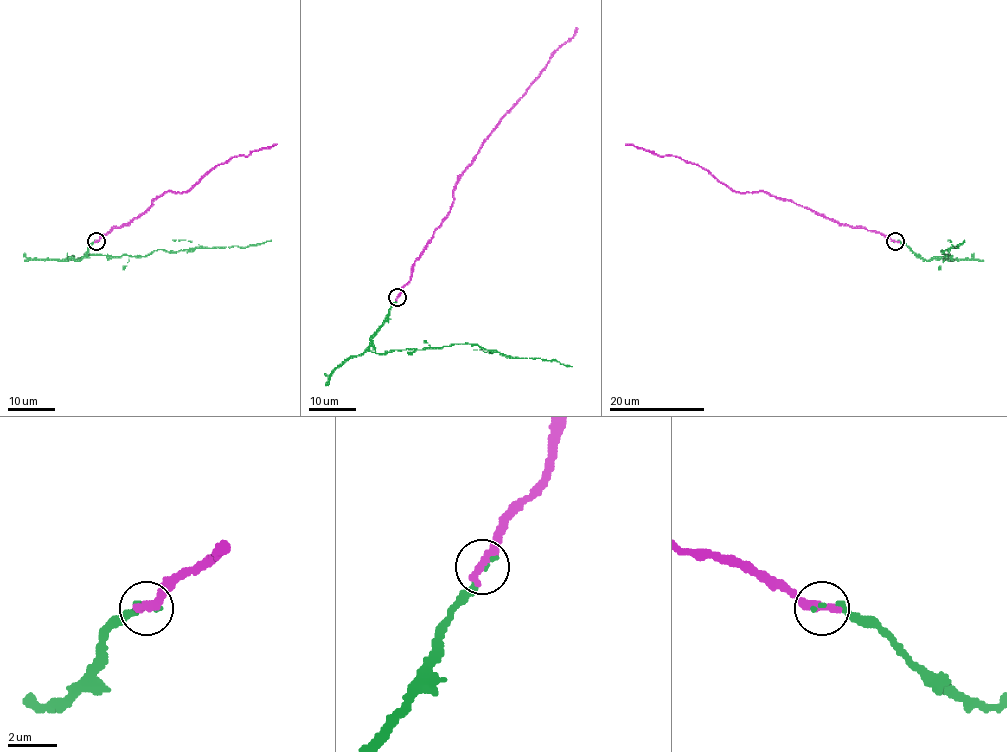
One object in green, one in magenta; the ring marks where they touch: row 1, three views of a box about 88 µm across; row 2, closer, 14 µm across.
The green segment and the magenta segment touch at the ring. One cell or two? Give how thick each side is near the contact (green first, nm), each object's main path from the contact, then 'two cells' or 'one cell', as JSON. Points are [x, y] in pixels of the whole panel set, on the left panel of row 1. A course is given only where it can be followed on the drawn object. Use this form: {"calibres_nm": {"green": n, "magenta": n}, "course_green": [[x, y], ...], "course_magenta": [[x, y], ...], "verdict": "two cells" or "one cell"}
{"calibres_nm": {"green": 220, "magenta": 460}, "course_green": [[97, 241], [79, 260], [146, 256], [158, 249], [244, 248], [271, 240]], "course_magenta": [[97, 241], [112, 228], [142, 215], [154, 199], [168, 191], [187, 191], [216, 165], [276, 144]], "verdict": "one cell"}

